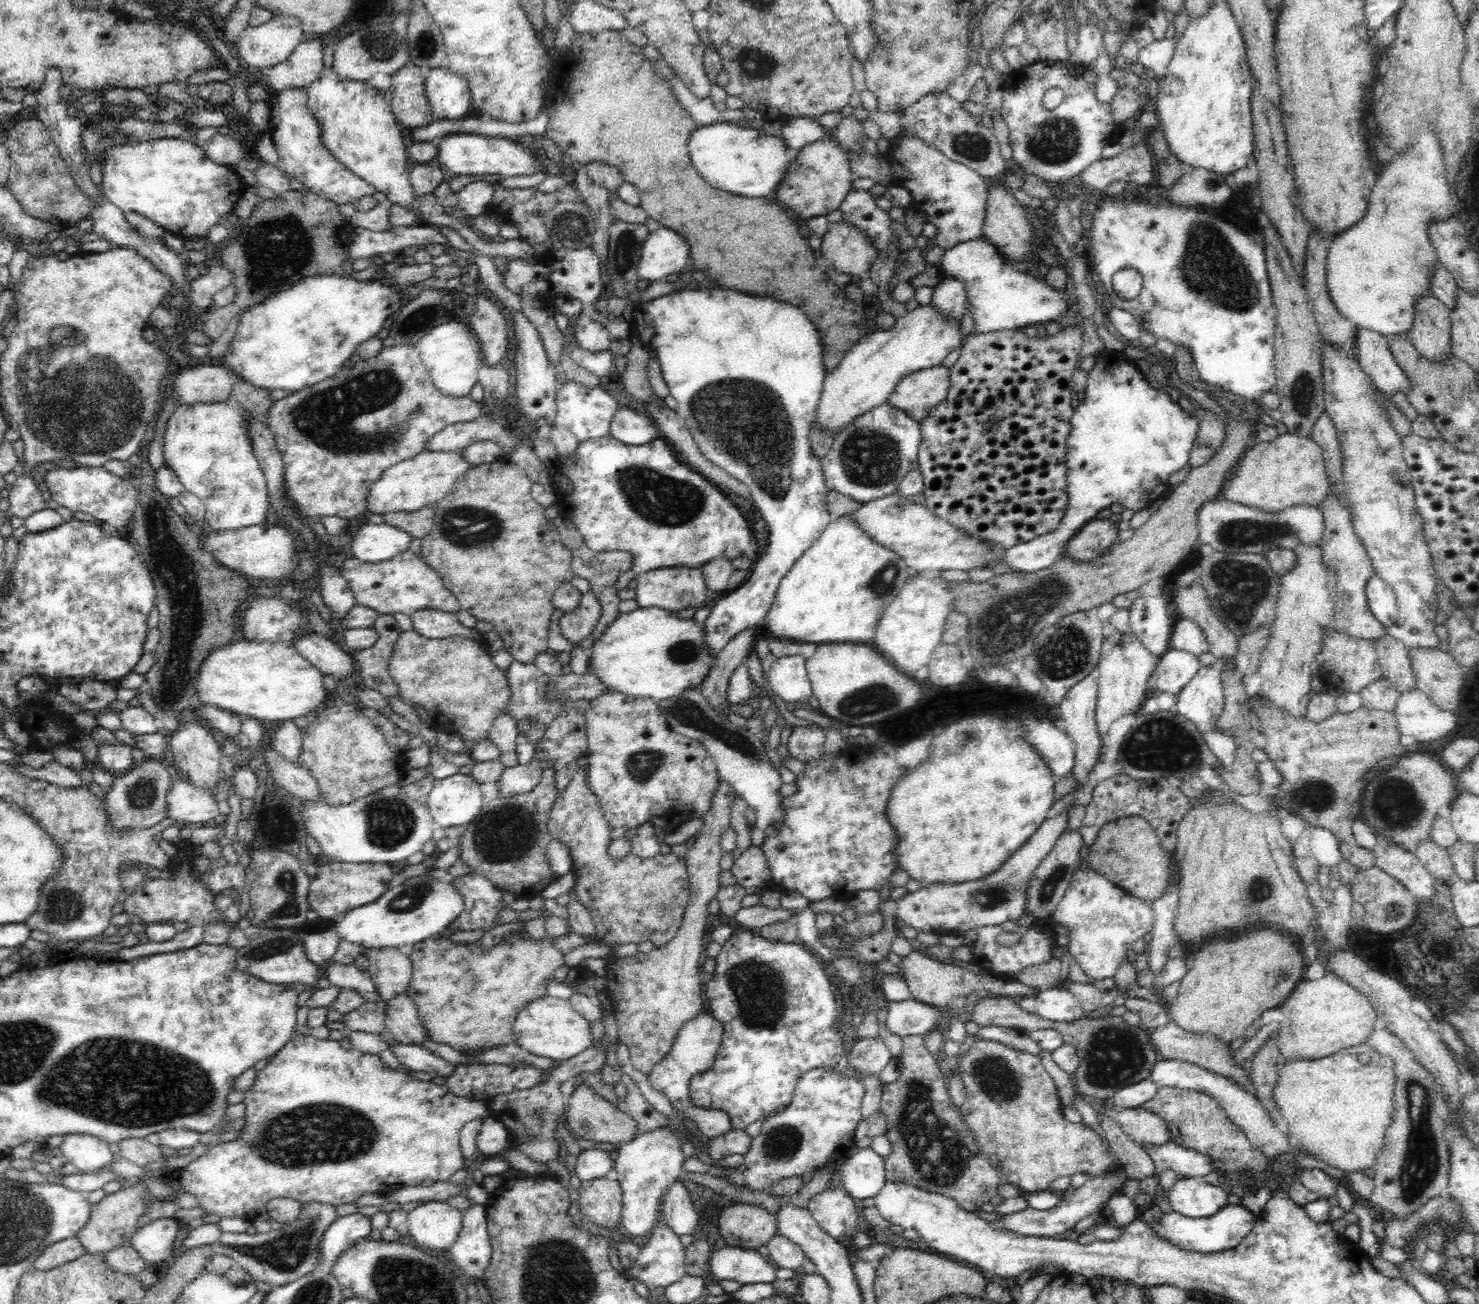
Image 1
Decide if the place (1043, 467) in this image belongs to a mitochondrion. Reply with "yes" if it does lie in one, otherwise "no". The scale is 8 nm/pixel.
no

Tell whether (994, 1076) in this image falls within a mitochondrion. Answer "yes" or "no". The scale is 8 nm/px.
yes

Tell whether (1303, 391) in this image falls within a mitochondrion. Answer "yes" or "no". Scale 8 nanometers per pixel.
yes

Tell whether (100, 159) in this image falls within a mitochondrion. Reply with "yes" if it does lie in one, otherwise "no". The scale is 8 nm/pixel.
no

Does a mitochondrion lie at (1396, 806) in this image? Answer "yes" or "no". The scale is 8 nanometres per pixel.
yes

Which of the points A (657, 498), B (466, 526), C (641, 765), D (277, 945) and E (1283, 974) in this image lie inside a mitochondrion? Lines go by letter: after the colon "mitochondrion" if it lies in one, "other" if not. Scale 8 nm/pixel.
A: mitochondrion
B: mitochondrion
C: mitochondrion
D: mitochondrion
E: mitochondrion

